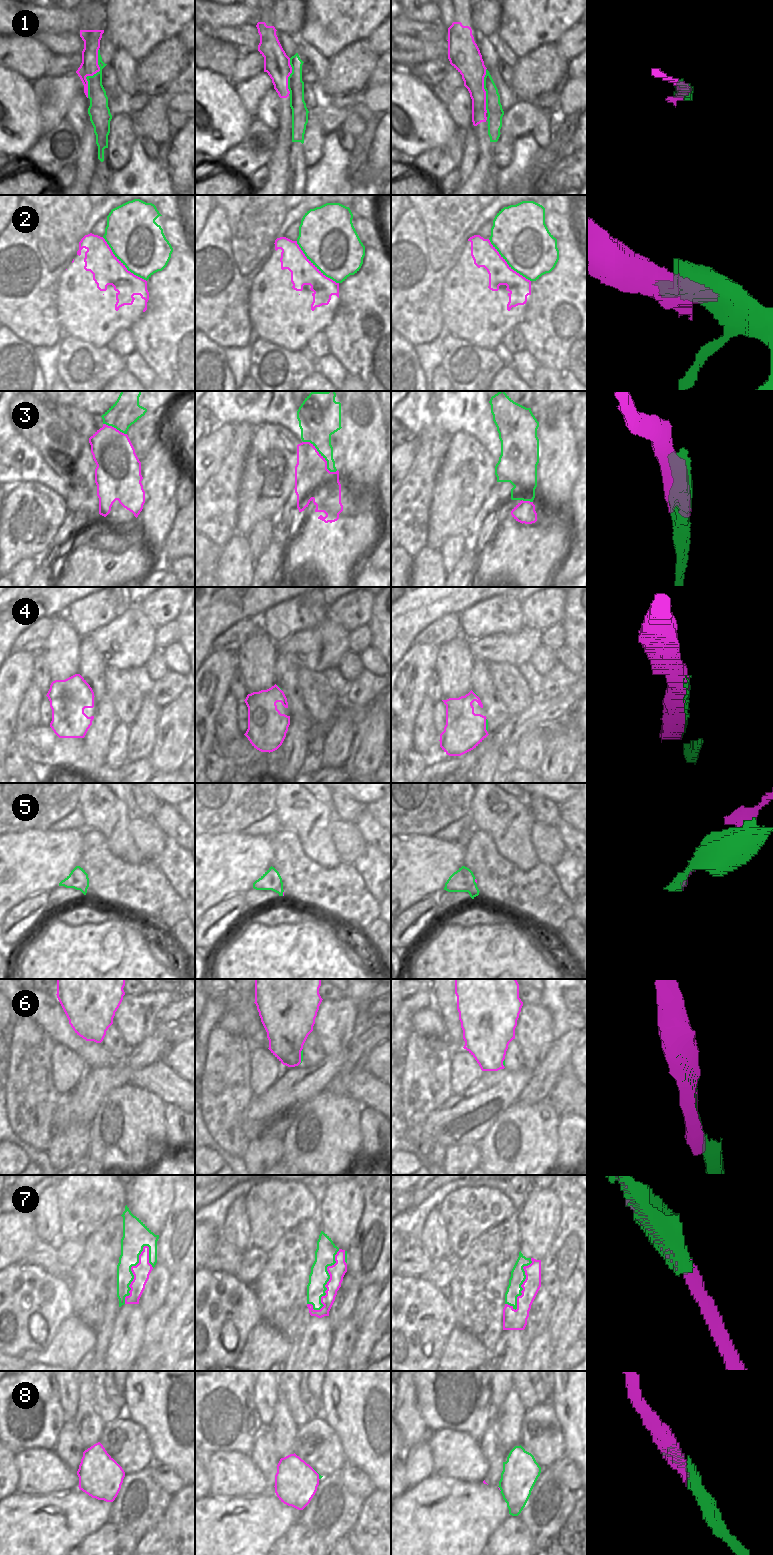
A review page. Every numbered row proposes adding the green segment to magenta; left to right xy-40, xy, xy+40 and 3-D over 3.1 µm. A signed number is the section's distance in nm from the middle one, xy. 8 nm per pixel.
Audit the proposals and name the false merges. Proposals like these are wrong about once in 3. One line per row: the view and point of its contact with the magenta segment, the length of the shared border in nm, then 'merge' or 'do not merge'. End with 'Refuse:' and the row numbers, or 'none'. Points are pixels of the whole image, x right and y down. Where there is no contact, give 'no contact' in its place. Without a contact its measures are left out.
1: meets magenta in xy-40 at (93, 74); contact 400 nm long; merge
2: meets magenta in xy-40 at (121, 263); contact 500 nm long; merge
3: meets magenta in xy at (322, 457); contact 360 nm long; merge
4: meets magenta in xy+40 at (485, 724); contact 100 nm long; merge
5: meets magenta in xy at (283, 893); contact 40 nm long; merge
6: meets magenta in xy at (300, 1057); contact 110 nm long; merge
7: meets magenta in xy-40 at (132, 1272); contact 500 nm long; do not merge
8: meets magenta in xy at (318, 1474); contact 110 nm long; merge
Refuse: 7

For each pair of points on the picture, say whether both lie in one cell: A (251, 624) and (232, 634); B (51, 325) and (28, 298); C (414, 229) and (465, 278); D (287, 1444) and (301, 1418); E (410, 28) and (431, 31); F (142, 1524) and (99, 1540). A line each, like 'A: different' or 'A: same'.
A: same
B: different
C: different
D: different
E: same
F: different

